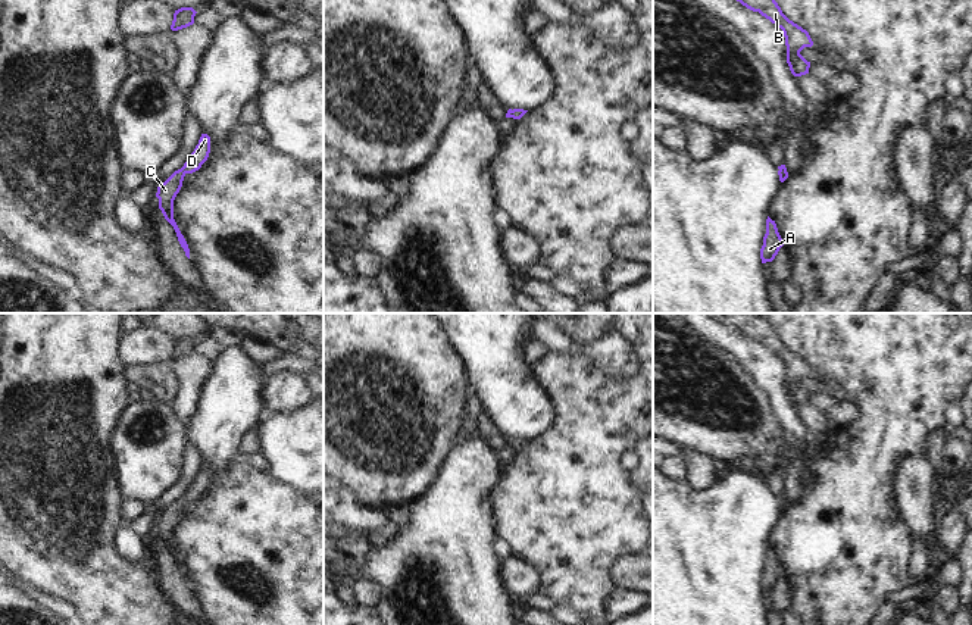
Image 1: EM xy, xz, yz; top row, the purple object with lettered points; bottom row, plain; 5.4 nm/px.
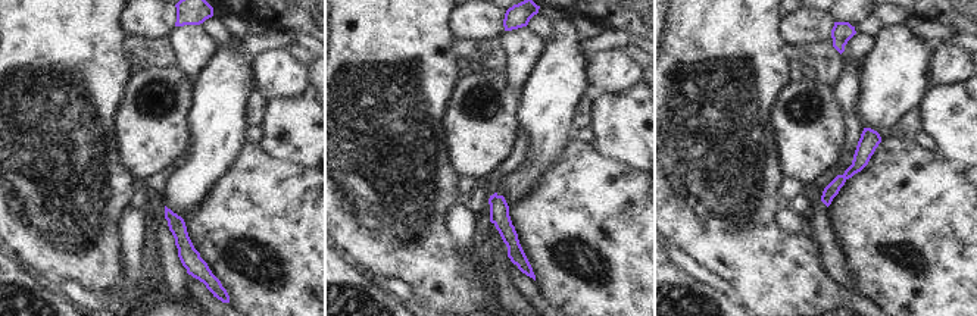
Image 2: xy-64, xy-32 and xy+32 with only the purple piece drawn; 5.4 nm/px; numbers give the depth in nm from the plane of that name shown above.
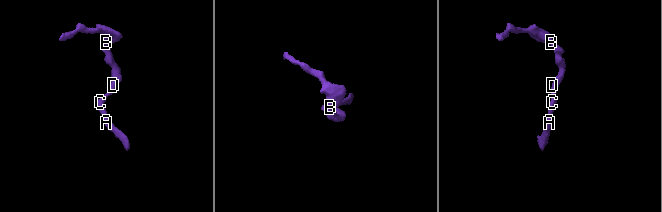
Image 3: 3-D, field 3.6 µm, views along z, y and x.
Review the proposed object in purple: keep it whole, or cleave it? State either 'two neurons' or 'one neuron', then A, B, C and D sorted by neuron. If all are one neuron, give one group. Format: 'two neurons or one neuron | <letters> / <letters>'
one neuron | A B C D

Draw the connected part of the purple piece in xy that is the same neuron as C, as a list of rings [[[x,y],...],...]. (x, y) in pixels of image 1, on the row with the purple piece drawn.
[[[201,134],[199,144],[194,151],[187,157],[184,166],[175,171],[165,182],[157,187],[156,197],[159,199],[159,209],[162,210],[165,219],[174,226],[178,241],[185,251],[185,256],[190,259],[188,244],[181,234],[175,219],[174,219],[174,200],[182,187],[184,176],[193,174],[201,168],[207,160],[210,153],[210,137]]]

